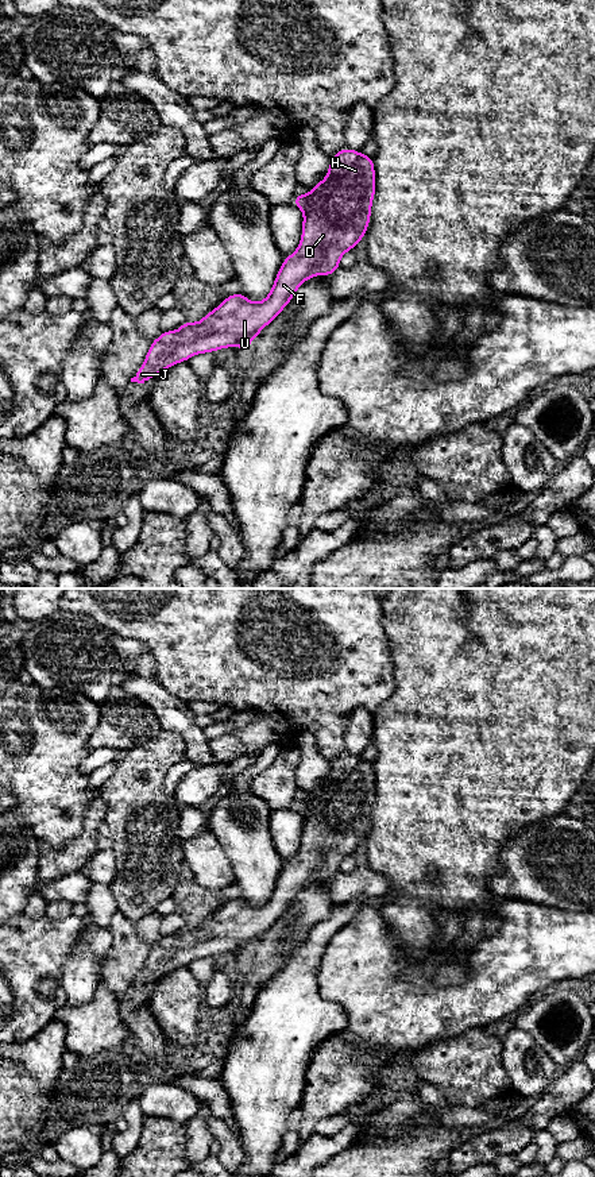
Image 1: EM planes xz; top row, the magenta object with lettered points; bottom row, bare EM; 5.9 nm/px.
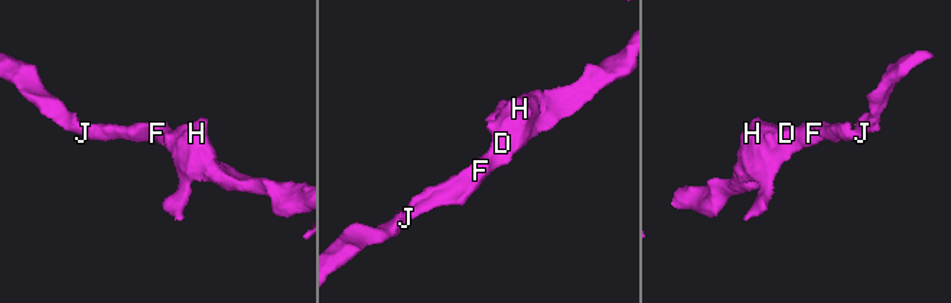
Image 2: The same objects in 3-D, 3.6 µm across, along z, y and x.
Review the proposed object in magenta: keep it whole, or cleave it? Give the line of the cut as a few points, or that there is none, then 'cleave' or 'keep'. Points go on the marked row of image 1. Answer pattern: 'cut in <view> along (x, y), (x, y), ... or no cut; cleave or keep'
no cut; keep

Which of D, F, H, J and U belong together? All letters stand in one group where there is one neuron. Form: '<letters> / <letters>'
D F H J U

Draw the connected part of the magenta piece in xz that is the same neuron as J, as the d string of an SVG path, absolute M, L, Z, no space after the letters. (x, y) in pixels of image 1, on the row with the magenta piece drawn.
M347 147L339 150L331 157L327 177L309 193L298 193L294 198L293 204L304 213L301 242L297 250L285 258L267 297L254 302L242 293L229 294L219 306L204 314L201 321L186 320L177 331L162 332L151 341L144 363L131 382L144 383L197 354L228 347L247 351L251 341L286 308L305 281L316 275L331 277L340 267L340 258L363 240L371 219L375 189L374 158Z

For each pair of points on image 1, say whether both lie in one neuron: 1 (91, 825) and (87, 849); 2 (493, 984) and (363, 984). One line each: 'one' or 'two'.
1: one
2: one

